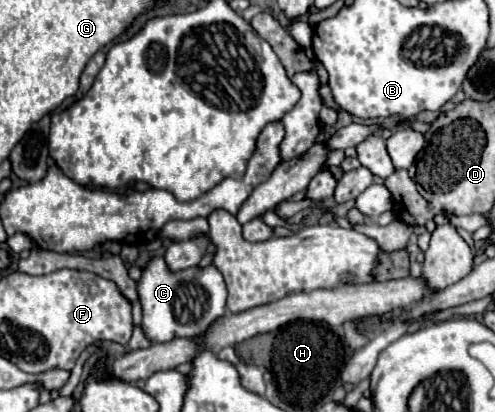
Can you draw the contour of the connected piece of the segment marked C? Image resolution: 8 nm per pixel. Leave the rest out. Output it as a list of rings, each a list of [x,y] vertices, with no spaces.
[[[153,256],[137,280],[137,292],[143,308],[143,330],[151,342],[169,342],[171,338],[179,338],[179,334],[199,334],[203,326],[211,326],[219,314],[225,314],[225,282],[221,272],[209,264],[207,268],[187,268],[173,272],[167,268],[163,256]]]

